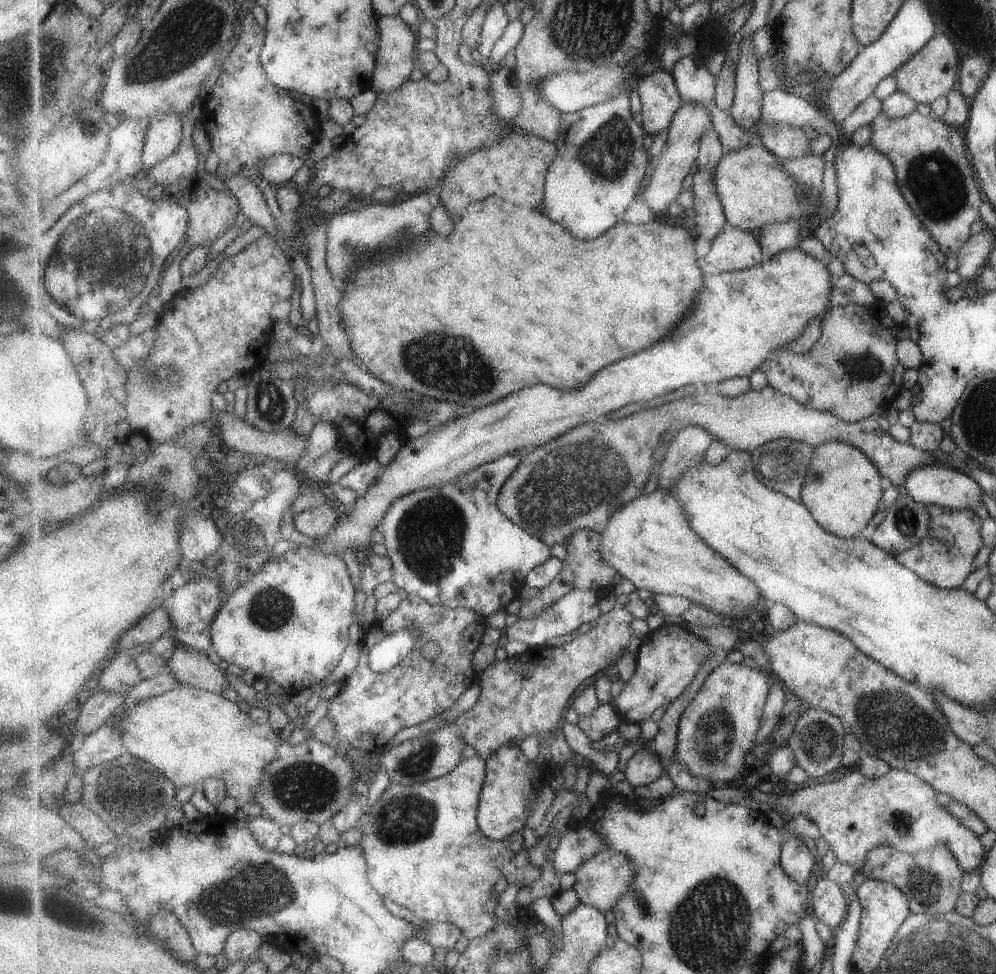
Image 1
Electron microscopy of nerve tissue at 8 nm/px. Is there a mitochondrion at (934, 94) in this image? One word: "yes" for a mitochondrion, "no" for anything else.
no

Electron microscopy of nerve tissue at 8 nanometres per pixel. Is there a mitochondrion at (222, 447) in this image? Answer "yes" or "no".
no

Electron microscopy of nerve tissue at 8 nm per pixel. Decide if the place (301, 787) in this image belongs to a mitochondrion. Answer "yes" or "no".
yes

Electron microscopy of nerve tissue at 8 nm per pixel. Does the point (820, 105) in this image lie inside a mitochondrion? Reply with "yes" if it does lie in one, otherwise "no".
no

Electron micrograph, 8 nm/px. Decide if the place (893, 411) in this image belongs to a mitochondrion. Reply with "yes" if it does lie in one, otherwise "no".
no

